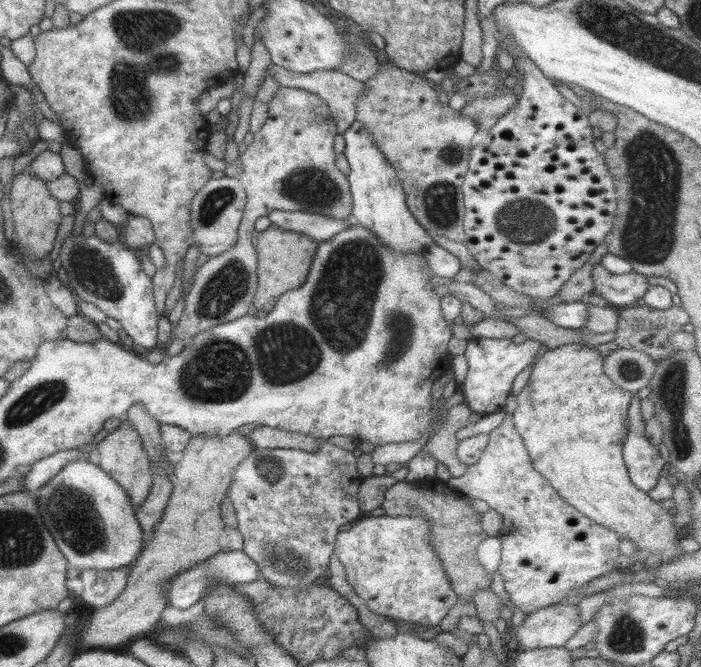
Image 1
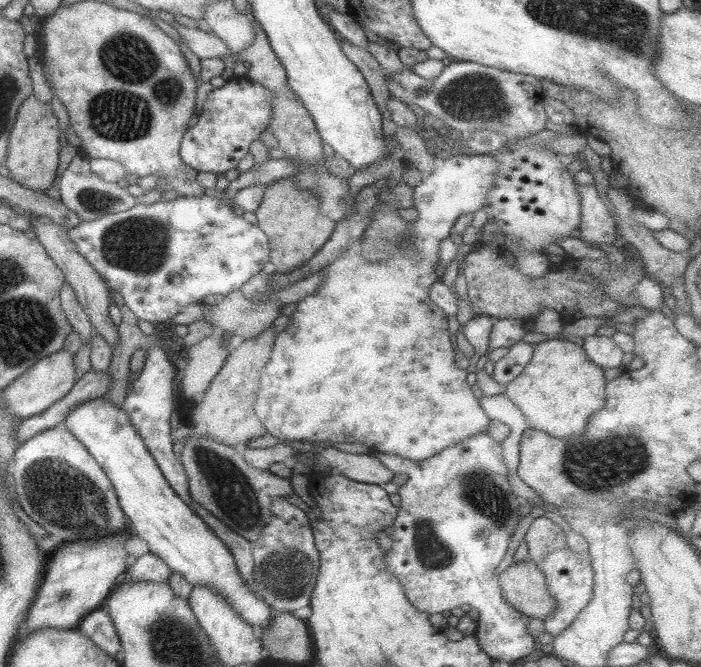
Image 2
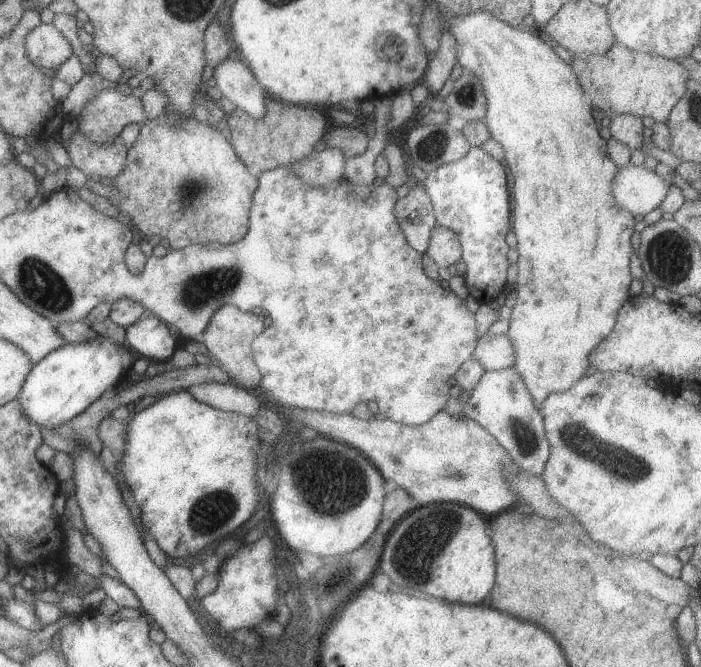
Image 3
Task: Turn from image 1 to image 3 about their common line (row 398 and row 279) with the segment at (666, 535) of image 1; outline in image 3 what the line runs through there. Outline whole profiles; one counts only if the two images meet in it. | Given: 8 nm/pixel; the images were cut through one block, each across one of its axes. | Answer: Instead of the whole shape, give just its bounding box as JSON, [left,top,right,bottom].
[447,12,637,410]

